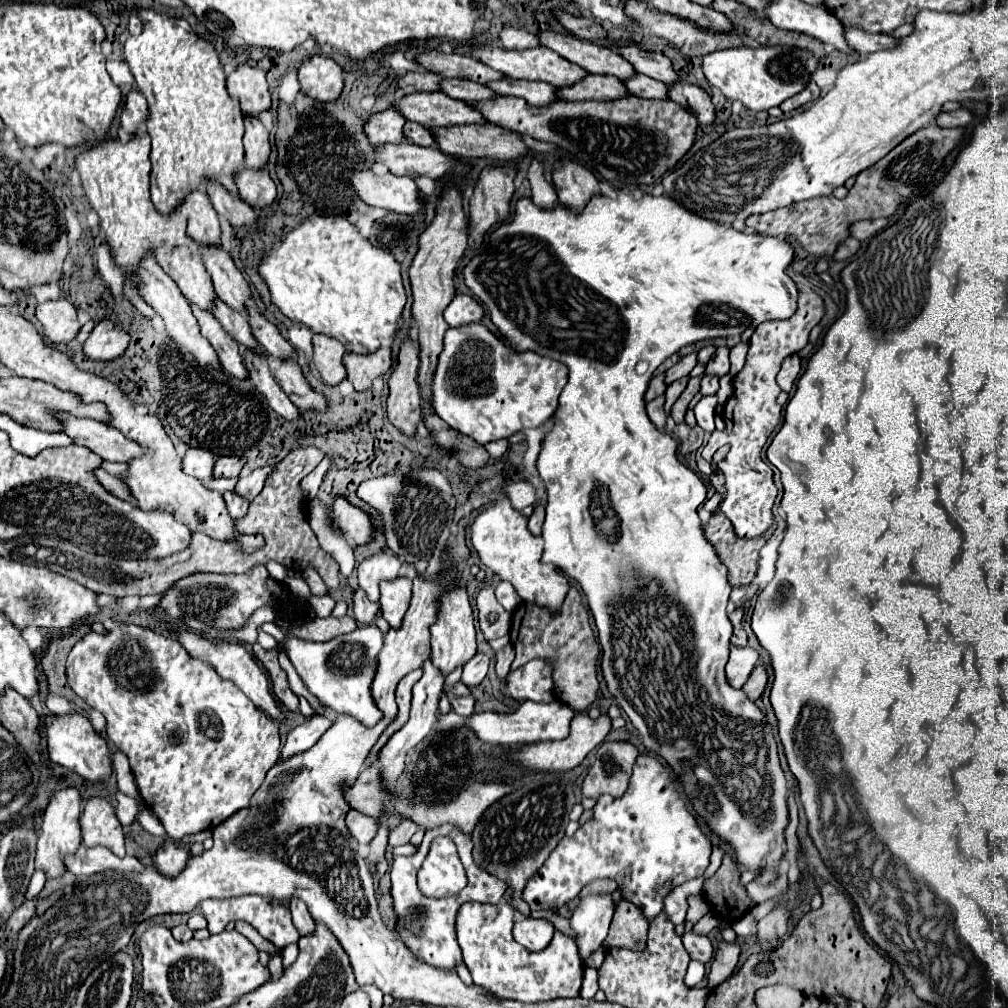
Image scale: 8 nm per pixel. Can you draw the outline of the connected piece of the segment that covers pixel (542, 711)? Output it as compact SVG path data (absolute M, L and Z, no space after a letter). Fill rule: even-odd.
M522 702L518 712L514 714L496 714L496 712L484 712L484 714L474 714L470 718L462 718L456 712L448 712L438 718L436 728L450 730L458 724L466 724L476 732L476 736L484 742L490 744L518 744L518 742L544 742L544 740L562 740L570 734L570 722L576 716L576 712L570 706L564 706L562 702Z

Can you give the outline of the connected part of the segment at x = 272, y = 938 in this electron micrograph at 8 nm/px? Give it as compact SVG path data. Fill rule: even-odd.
M238 896L238 898L226 898L226 900L204 900L200 904L200 910L202 914L206 916L208 920L208 930L210 934L218 934L226 928L228 922L238 922L238 920L244 920L248 922L250 926L254 926L262 938L266 938L268 942L272 942L276 948L286 948L288 944L296 942L300 936L298 936L298 930L294 928L292 924L292 916L290 916L290 908L278 900L270 900L270 898L262 898L262 896Z

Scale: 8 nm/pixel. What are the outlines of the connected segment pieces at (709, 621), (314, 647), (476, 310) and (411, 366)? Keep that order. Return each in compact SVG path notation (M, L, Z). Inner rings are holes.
M616 190L616 198L596 194L580 214L562 204L554 206L552 210L544 210L536 206L532 198L520 198L516 202L514 218L490 230L484 236L482 246L474 252L474 256L462 270L466 286L472 290L472 294L476 294L482 300L490 314L490 320L510 342L510 346L514 346L514 352L532 350L540 356L548 356L568 366L568 384L560 394L560 406L552 416L554 424L550 432L546 432L546 436L542 438L542 448L536 462L538 474L544 480L548 492L546 520L542 526L542 538L546 542L542 562L558 566L568 578L580 584L598 626L598 638L602 644L602 674L608 684L608 690L616 698L616 704L640 732L646 750L660 754L678 774L690 802L694 804L694 810L708 822L710 830L726 842L730 842L738 864L744 870L766 866L766 872L758 878L758 882L770 882L776 876L776 872L772 870L782 858L784 828L788 822L786 776L780 768L780 758L776 752L776 734L772 726L766 722L760 708L744 694L744 690L734 690L724 676L724 664L730 654L732 638L732 624L726 614L726 604L732 586L728 584L728 568L722 564L722 560L718 560L714 546L704 538L702 522L696 514L696 508L706 500L706 488L702 480L676 458L678 442L666 432L654 428L654 424L646 416L644 392L648 388L652 372L668 356L678 352L678 348L698 340L742 334L748 326L758 326L766 320L790 318L796 312L798 298L798 288L786 274L792 262L792 254L792 246L780 238L738 232L718 222L694 216L690 210L682 208L676 200L670 200L668 196L656 198L652 194L644 194L640 200L636 200L630 192Z
M282 612L276 614L274 622L282 632L286 632L286 638L280 642L280 646L286 650L290 662L304 680L306 688L314 692L314 696L326 708L332 708L338 714L350 714L358 718L364 726L374 726L378 720L382 720L382 712L376 708L370 696L370 684L376 674L378 652L382 650L382 640L384 640L384 634L376 624L358 626L354 632L338 636L330 642L310 642L288 634L290 624Z
M456 294L452 304L444 310L444 320L450 326L462 326L470 322L480 322L484 316L482 306L468 294Z
M406 336L398 350L396 368L388 378L388 418L396 428L400 428L408 436L416 432L416 426L422 420L420 388L416 382L420 366L418 352L418 344L410 336Z

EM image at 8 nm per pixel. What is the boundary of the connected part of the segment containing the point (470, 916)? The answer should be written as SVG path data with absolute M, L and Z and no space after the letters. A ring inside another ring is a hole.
M504 900L496 906L468 902L458 912L458 942L464 962L474 978L474 984L486 988L494 996L518 1002L542 1002L556 998L580 996L584 962L578 956L574 940L556 930L550 946L542 952L524 950L512 936L514 910Z

